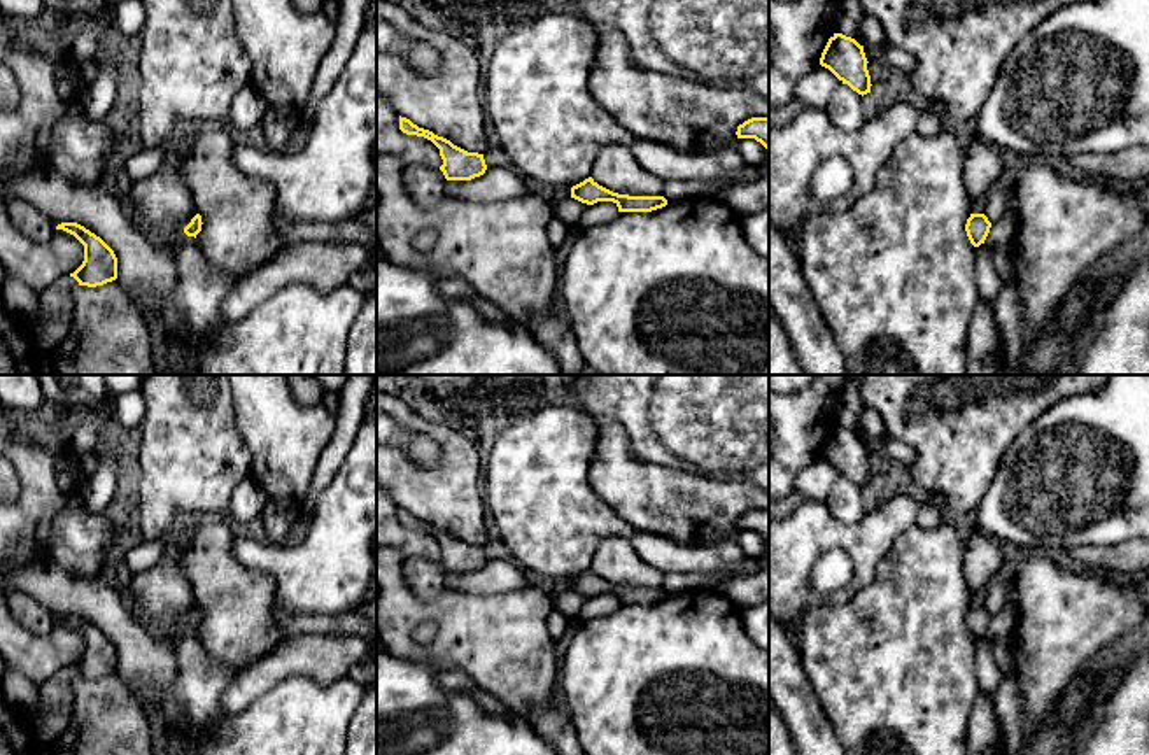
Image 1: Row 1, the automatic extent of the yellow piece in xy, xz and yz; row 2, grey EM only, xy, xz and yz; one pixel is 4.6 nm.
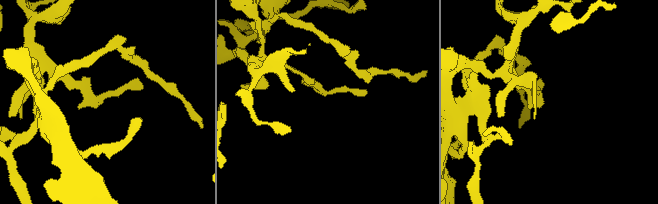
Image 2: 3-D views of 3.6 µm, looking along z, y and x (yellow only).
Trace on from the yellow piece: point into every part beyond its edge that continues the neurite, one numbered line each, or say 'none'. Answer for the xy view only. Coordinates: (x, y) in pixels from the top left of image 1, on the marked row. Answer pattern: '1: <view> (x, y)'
none

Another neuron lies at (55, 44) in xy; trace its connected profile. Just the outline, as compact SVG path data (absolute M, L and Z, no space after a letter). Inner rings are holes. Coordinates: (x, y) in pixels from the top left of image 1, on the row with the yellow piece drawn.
M35 21L18 23L14 44L18 47L40 51L56 63L58 93L67 103L75 98L82 98L84 88L70 63L72 53L68 49L67 33L49 32Z

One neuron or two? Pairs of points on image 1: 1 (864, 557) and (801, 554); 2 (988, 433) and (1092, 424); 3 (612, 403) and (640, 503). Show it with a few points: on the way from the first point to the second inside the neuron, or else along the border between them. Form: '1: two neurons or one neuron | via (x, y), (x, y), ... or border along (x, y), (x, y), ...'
1: one neuron | via (848, 542), (817, 540)
2: two neurons | border along (1053, 405), (1018, 433), (997, 465)
3: two neurons | border along (599, 417), (608, 417), (624, 430), (636, 458)

